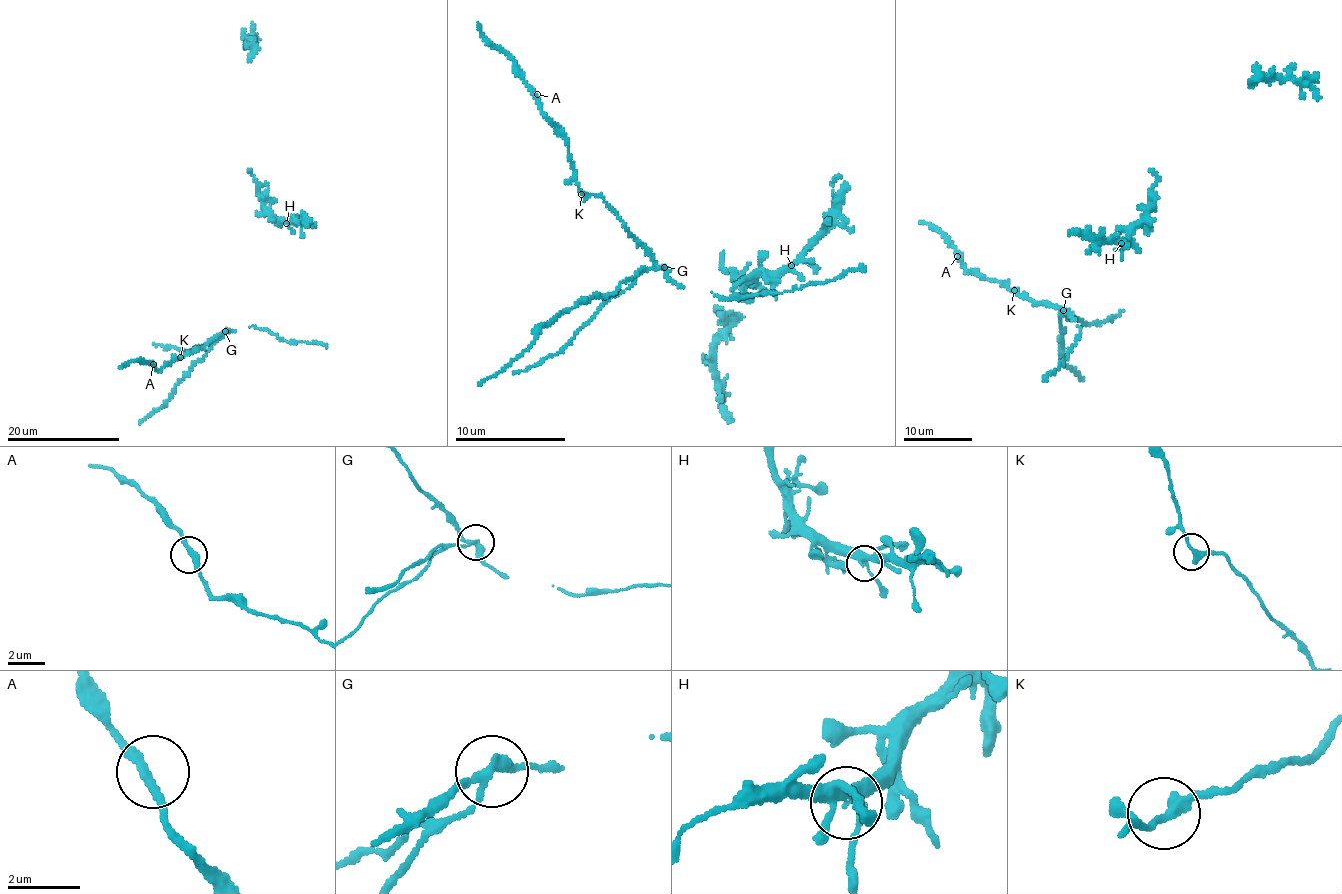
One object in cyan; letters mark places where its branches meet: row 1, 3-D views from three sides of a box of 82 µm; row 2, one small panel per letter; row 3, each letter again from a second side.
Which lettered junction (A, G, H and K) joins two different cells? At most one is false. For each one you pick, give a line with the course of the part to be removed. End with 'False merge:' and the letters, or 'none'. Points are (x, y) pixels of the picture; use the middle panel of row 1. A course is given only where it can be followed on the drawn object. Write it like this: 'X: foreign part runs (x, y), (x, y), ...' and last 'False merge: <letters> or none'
G: foreign part runs (665, 266), (641, 269), (614, 292), (563, 313), (540, 331), (525, 351), (478, 385)
False merge: G

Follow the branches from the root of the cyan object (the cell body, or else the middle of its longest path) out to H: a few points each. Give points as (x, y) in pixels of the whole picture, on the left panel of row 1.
H: (274, 225), (276, 219), (286, 223)

